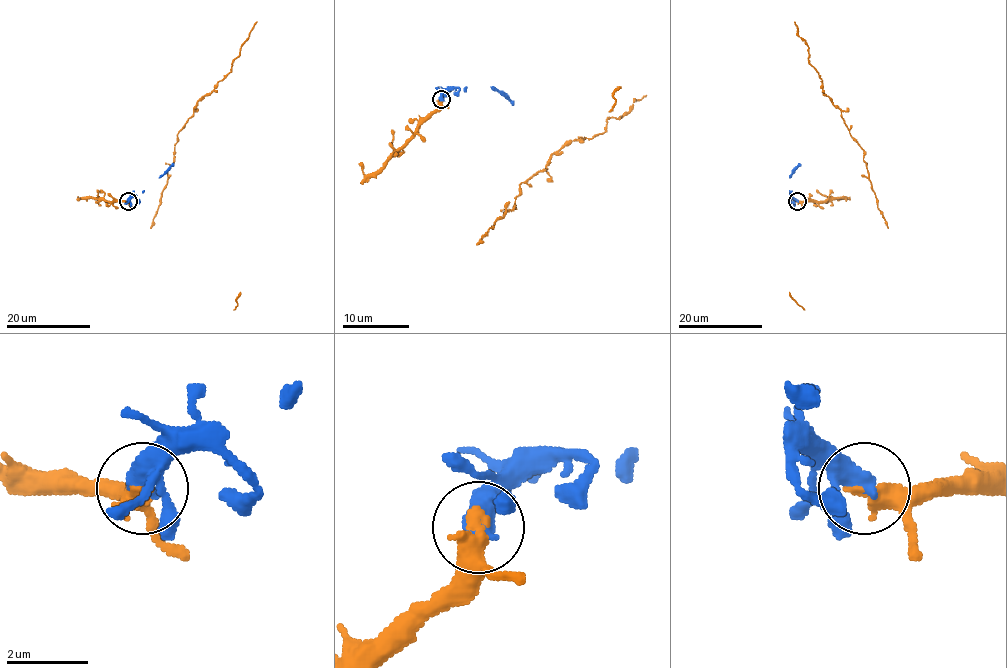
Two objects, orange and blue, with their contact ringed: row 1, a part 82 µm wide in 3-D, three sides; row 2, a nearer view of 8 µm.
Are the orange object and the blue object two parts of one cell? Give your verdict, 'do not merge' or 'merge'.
merge

